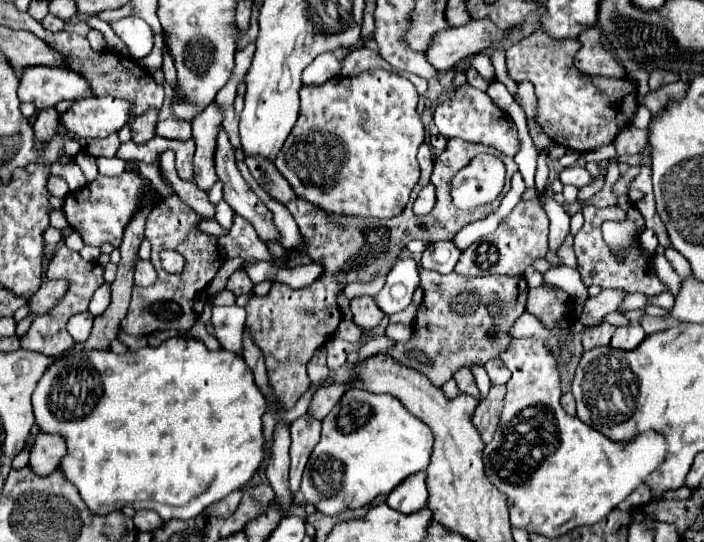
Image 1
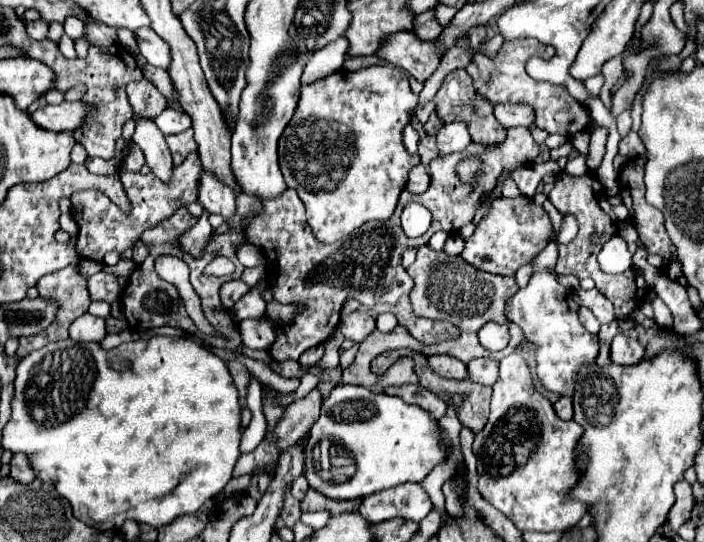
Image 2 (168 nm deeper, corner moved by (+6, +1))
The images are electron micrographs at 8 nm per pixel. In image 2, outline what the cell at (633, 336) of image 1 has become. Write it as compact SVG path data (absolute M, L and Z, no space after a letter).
M617 334L613 338L613 344L611 344L613 364L633 366L633 364L639 364L643 360L643 354L645 354L645 348L639 344L637 338L631 338L625 334Z

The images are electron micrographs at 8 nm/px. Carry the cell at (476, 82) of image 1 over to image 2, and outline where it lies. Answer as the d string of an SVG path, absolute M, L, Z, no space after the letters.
M519 38L519 40L503 42L495 60L489 60L487 56L477 54L465 70L473 78L475 90L481 96L489 98L493 104L505 104L505 102L531 104L535 108L535 126L537 128L543 128L549 134L561 134L561 136L571 138L573 134L591 128L589 110L581 102L577 102L573 96L569 96L565 86L555 86L551 82L537 82L525 72L525 62L531 56L551 58L553 54L555 54L553 46L545 46L545 44L541 44L539 40L533 40L533 38Z

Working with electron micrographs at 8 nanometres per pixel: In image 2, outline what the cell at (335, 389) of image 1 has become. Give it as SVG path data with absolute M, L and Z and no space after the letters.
M315 388L309 396L297 400L285 408L281 420L277 422L277 428L273 430L279 452L293 446L299 438L303 438L311 430L311 426L315 424L315 420L319 416L321 402L323 402L323 398L321 398L319 390Z

